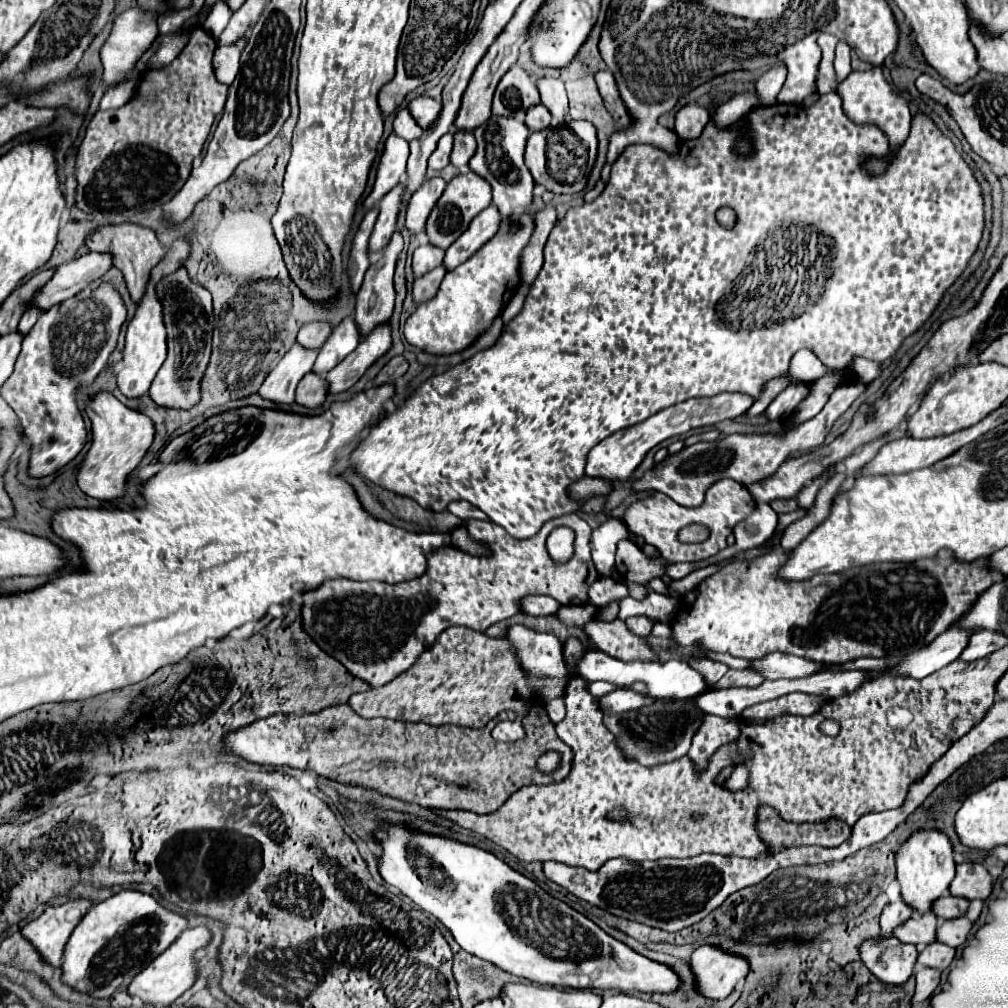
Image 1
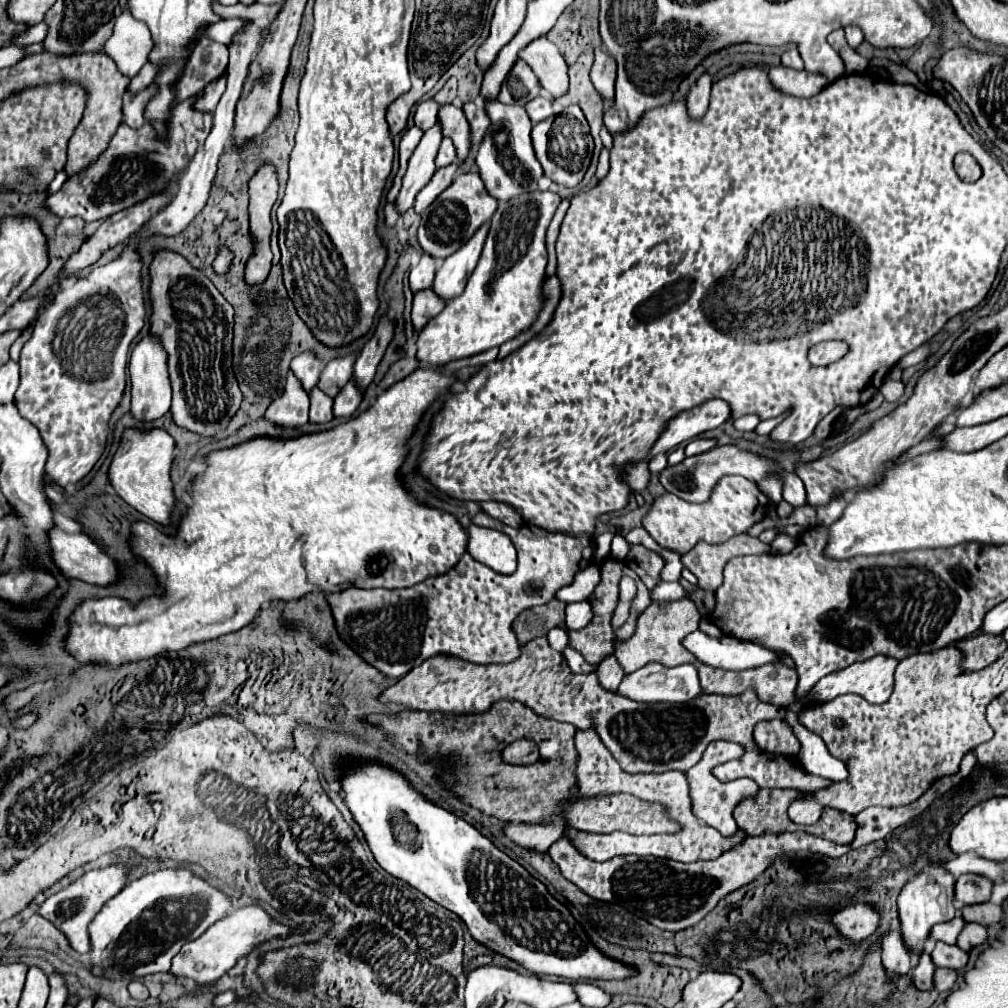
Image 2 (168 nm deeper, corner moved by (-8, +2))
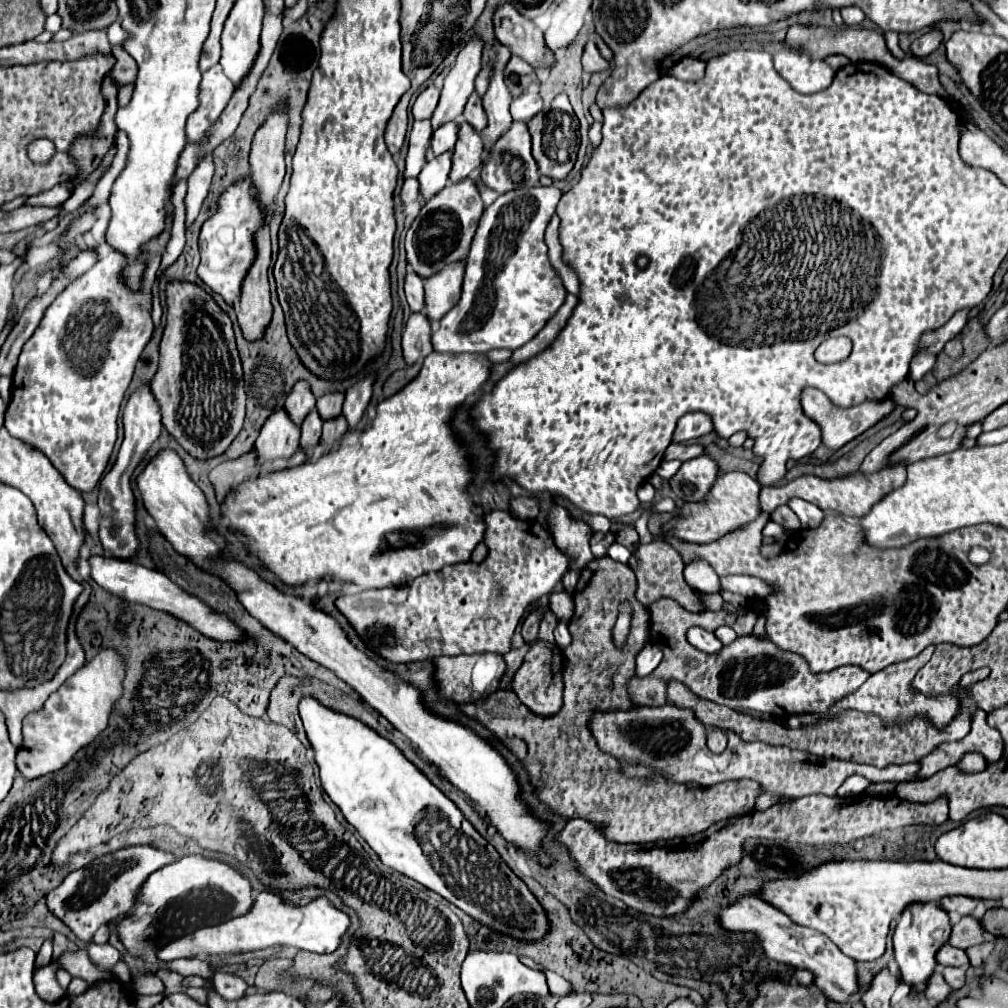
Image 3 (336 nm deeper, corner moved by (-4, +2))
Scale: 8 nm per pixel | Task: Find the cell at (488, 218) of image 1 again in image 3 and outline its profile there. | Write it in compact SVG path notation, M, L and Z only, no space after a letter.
M458 260L458 264L448 264L442 272L424 278L426 292L426 316L432 322L438 322L446 310L450 310L460 296L462 288L462 272L466 268L466 260Z

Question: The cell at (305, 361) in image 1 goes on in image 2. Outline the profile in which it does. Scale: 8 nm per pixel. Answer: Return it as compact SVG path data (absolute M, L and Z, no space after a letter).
M288 372L284 394L270 404L264 418L270 420L274 426L298 428L308 422L308 404L308 394L300 386L294 372Z

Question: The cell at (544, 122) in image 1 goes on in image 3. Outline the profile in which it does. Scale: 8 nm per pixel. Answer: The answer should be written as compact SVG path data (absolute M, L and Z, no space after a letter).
M530 88L526 94L522 94L520 98L516 98L512 102L512 118L520 120L520 122L528 122L530 118L534 118L538 112L542 112L542 98L538 94L536 88Z

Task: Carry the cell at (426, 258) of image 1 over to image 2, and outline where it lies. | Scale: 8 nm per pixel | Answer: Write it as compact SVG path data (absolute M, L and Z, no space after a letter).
M422 256L416 268L410 270L410 290L416 294L420 290L426 290L432 286L436 272L436 262L430 256Z

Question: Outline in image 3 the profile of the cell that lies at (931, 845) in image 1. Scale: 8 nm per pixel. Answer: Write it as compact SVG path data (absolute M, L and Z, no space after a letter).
M908 904L902 910L902 916L898 918L896 930L894 930L894 958L900 966L900 976L906 984L924 984L928 976L938 966L934 960L934 954L942 944L948 942L950 936L950 920L946 910L942 910L940 904Z

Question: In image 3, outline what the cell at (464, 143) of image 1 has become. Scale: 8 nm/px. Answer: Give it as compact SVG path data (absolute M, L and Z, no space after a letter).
M476 92L470 94L470 100L466 102L462 116L476 132L482 132L482 128L486 128L486 114L484 114L484 108L482 108L482 100Z

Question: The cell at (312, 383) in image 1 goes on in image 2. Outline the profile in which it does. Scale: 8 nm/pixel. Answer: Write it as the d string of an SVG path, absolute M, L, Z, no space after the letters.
M314 388L310 392L310 422L324 424L330 420L332 420L332 400L328 400L328 396L320 388Z

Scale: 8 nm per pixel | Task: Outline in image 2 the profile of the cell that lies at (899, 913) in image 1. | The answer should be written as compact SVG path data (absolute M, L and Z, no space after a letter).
M890 930L882 940L882 966L890 978L910 972L910 952L906 952L898 930Z

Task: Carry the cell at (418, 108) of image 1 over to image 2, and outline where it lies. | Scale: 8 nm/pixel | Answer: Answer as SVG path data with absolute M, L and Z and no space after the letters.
M446 104L440 108L438 120L442 120L442 132L444 136L450 136L456 146L458 162L464 162L472 150L470 142L470 124L464 118L464 112L452 104Z

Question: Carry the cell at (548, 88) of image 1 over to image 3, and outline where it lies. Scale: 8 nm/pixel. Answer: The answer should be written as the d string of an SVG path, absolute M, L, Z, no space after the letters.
M508 2L496 8L494 14L494 32L498 40L510 46L512 54L520 56L536 70L550 70L556 64L556 54L546 48L542 30L532 22L520 16Z

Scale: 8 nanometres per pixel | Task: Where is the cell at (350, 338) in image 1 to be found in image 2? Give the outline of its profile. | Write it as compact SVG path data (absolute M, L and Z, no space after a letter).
M350 354L350 356L346 356L346 358L336 358L336 360L332 360L332 362L322 370L318 388L320 388L324 394L328 394L330 398L336 398L336 394L340 392L340 388L342 388L344 384L348 384L350 378L352 378L354 360L356 360L354 354Z

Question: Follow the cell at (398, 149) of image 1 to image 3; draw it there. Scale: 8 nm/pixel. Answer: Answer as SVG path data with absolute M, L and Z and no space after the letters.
M430 120L414 122L408 138L408 156L406 156L406 170L404 178L414 178L426 164L426 152L430 146Z

